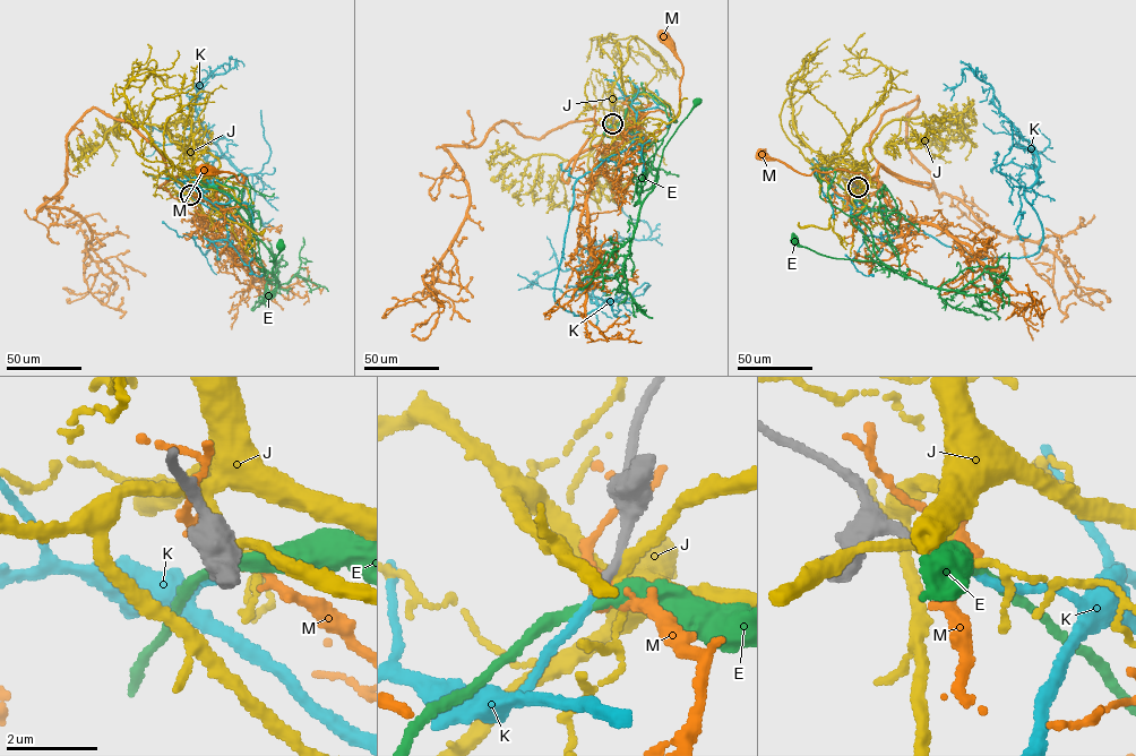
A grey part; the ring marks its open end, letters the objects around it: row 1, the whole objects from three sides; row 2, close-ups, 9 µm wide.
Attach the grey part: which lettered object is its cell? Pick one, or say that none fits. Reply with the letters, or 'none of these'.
K

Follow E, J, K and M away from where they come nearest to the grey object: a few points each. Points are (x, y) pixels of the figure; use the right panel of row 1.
E: (858, 187), (843, 189), (816, 177), (822, 198), (869, 229), (885, 265), (828, 257), (793, 240)
J: (857, 186), (858, 171), (867, 168), (865, 146), (886, 125), (923, 112), (934, 129), (967, 136), (967, 160)
K: (858, 187), (867, 235), (922, 231), (977, 258), (1038, 252), (1024, 189), (1033, 147), (972, 69), (951, 101)
M: (857, 187), (862, 195), (874, 192), (878, 188), (877, 179), (840, 169), (803, 174), (763, 154)

